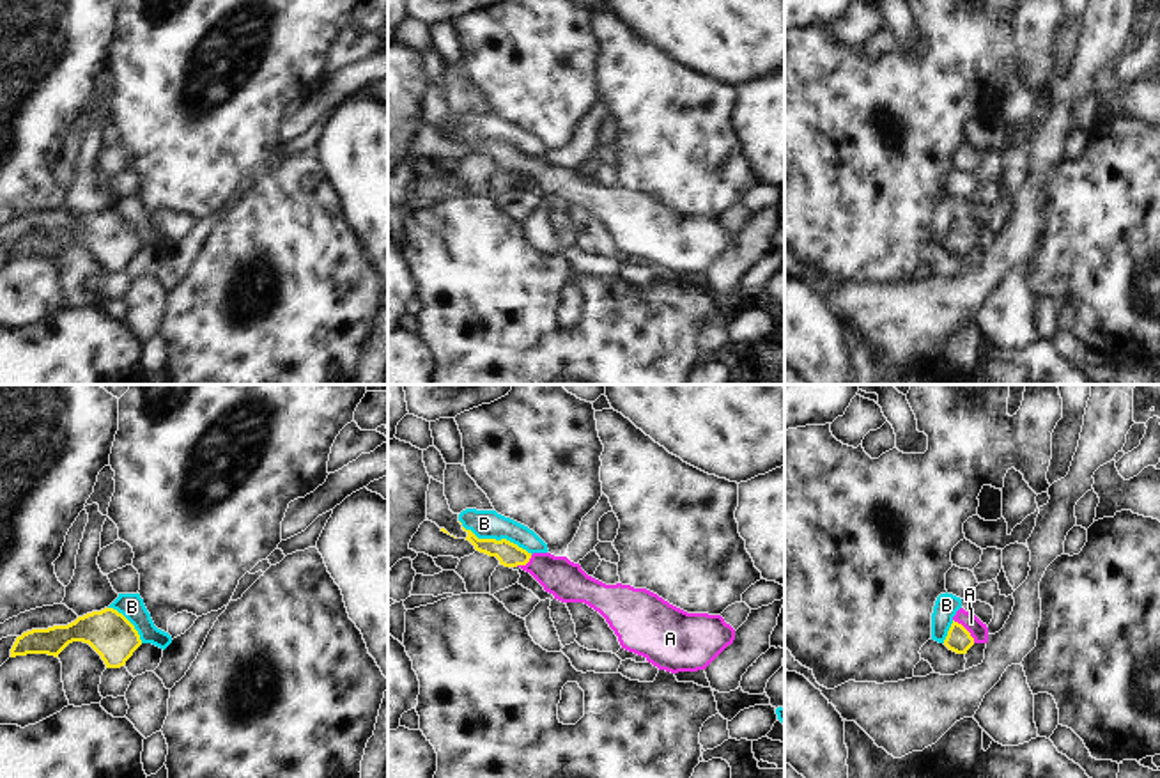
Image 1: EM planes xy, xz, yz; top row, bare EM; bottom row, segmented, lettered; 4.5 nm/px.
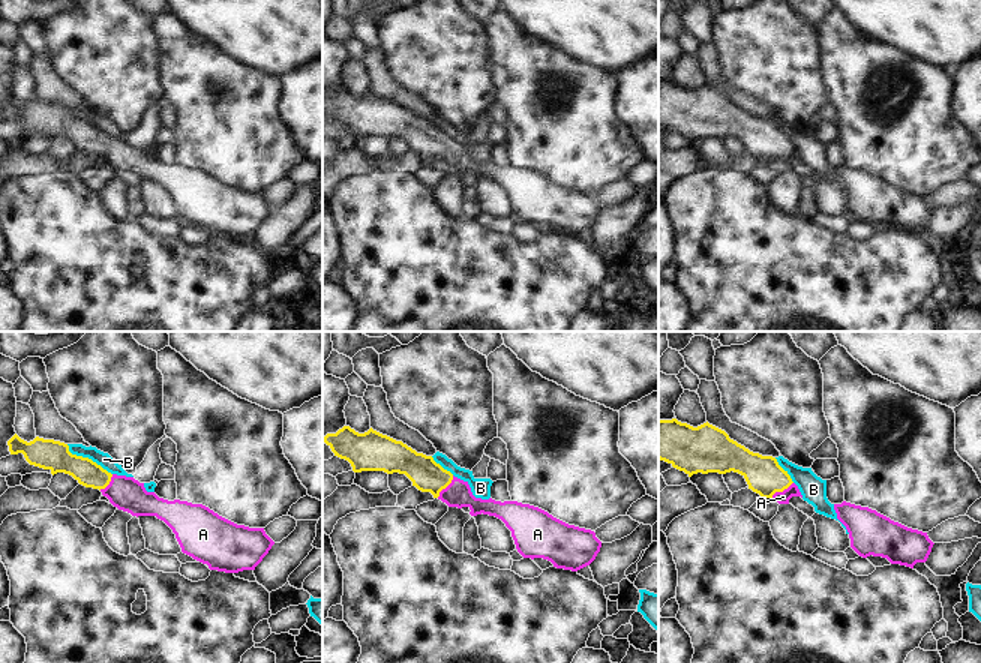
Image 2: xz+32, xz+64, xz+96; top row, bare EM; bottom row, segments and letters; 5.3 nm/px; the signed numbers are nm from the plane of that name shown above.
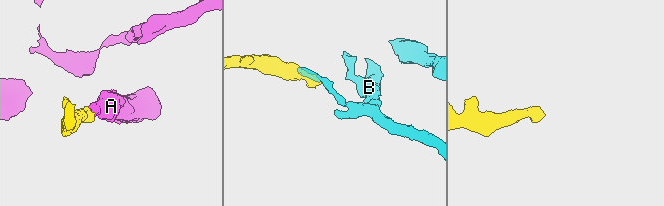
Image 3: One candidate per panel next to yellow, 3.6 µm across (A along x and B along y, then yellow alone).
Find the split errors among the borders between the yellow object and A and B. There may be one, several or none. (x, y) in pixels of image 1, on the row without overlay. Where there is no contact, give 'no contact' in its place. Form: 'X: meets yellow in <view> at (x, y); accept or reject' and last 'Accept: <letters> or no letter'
A: meets yellow in yz at (966, 233); accept
B: meets yellow in xz at (494, 142); reject
Accept: A

